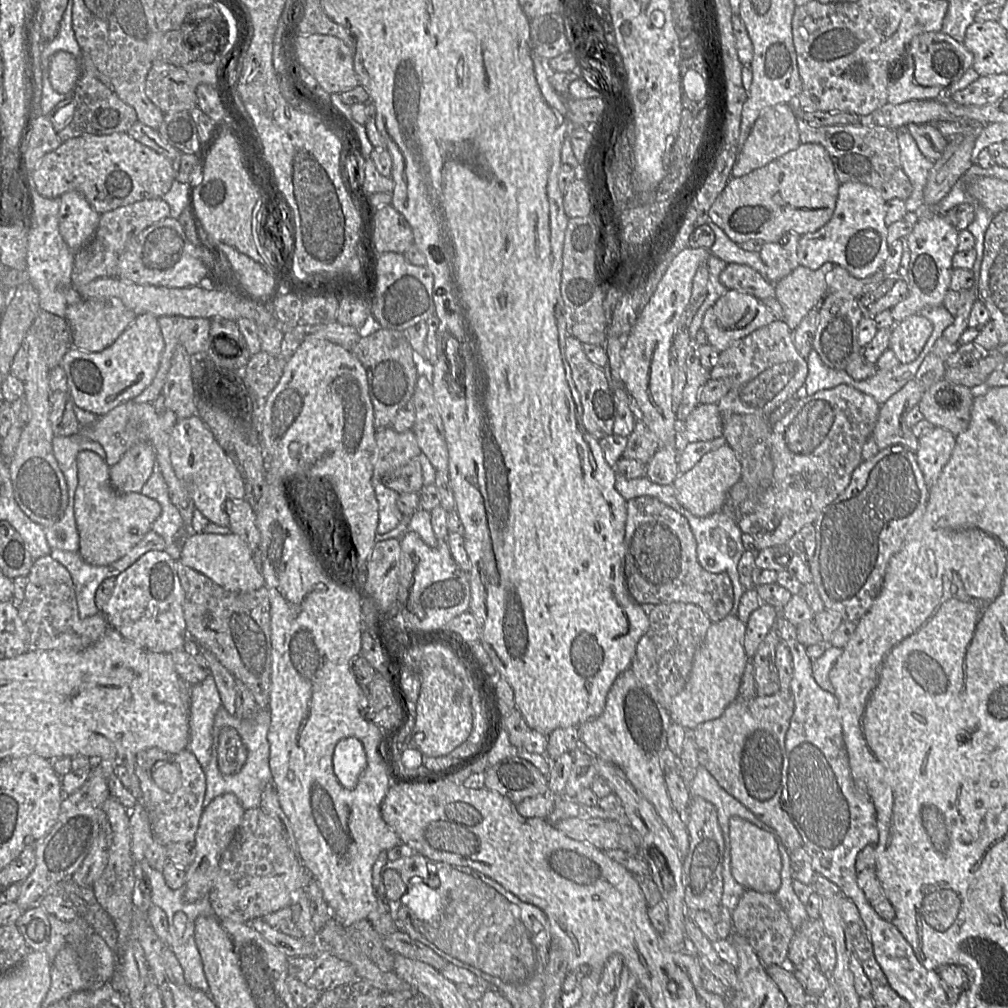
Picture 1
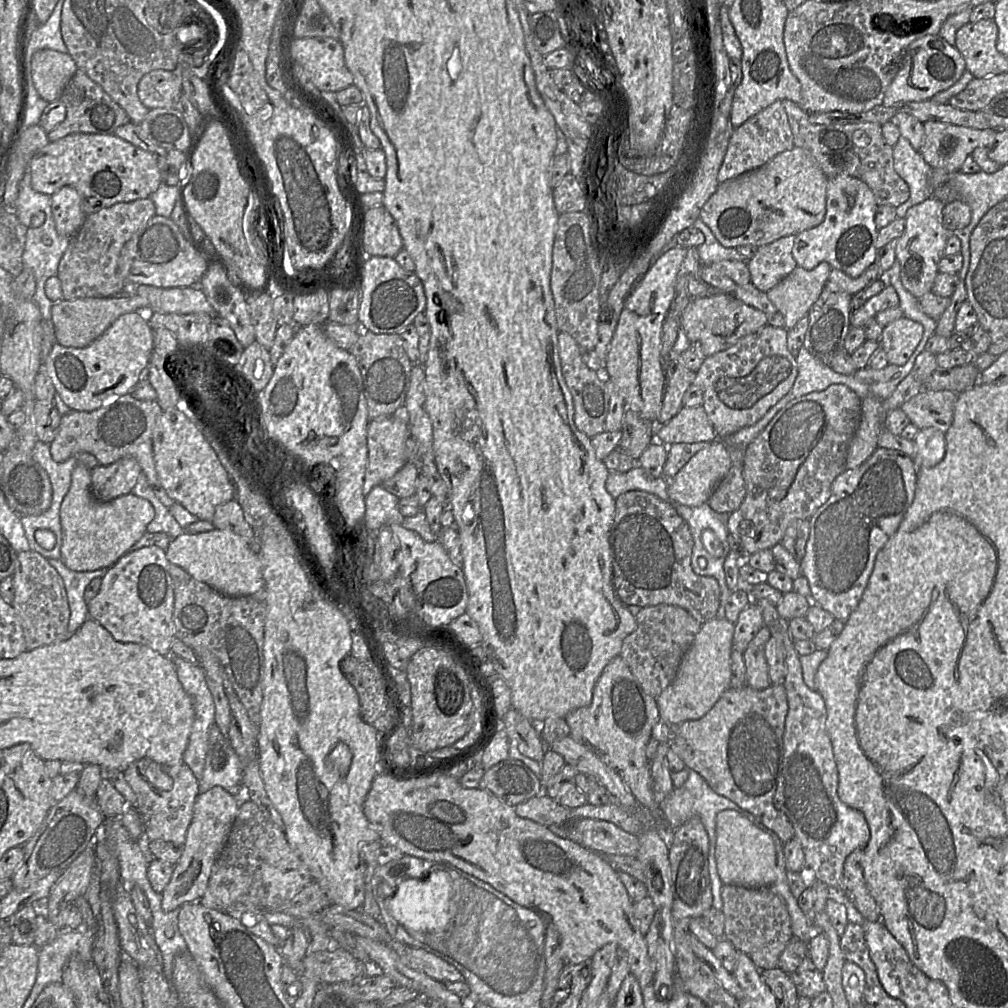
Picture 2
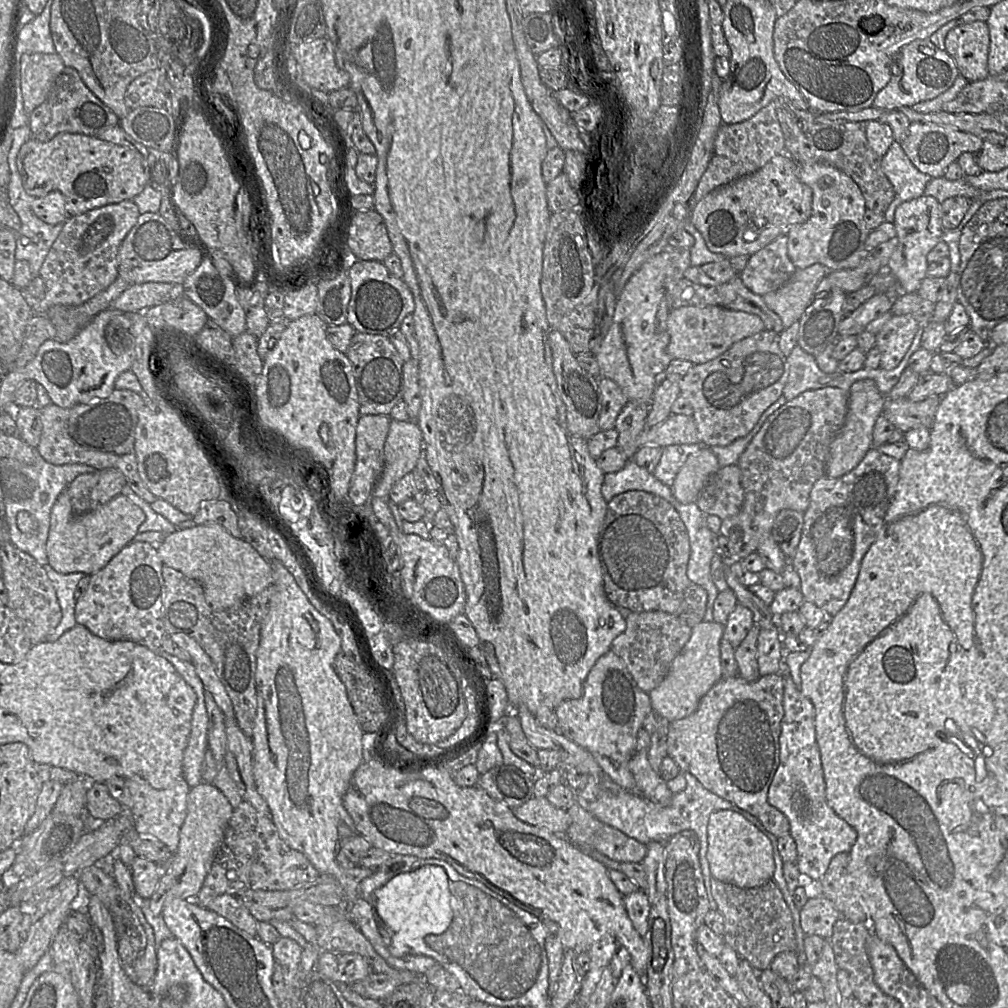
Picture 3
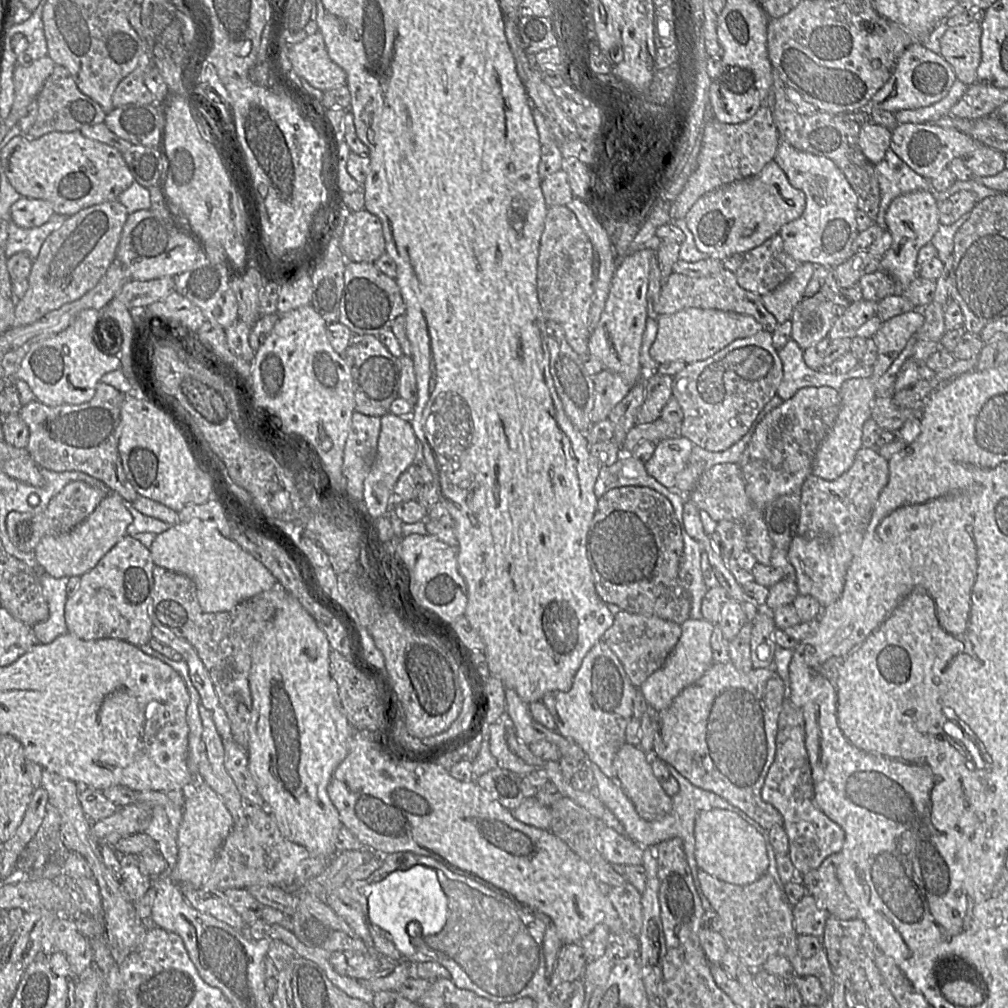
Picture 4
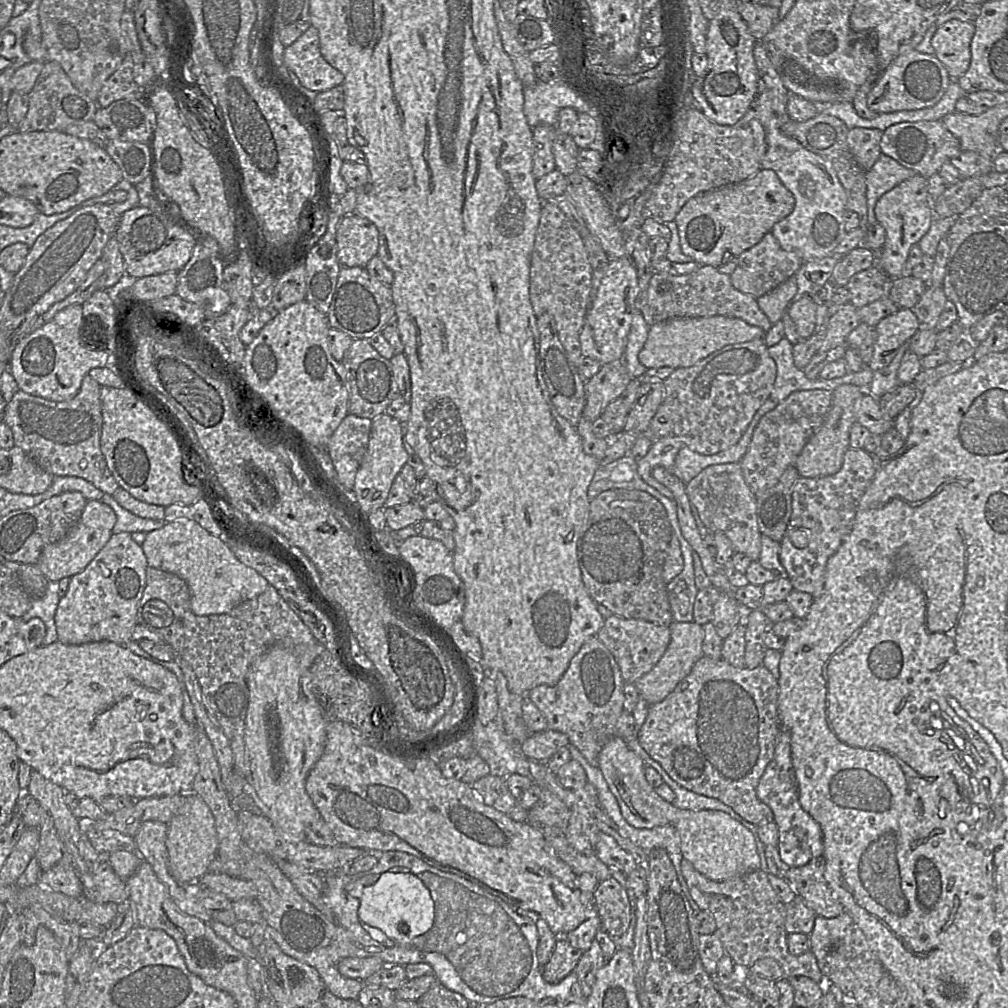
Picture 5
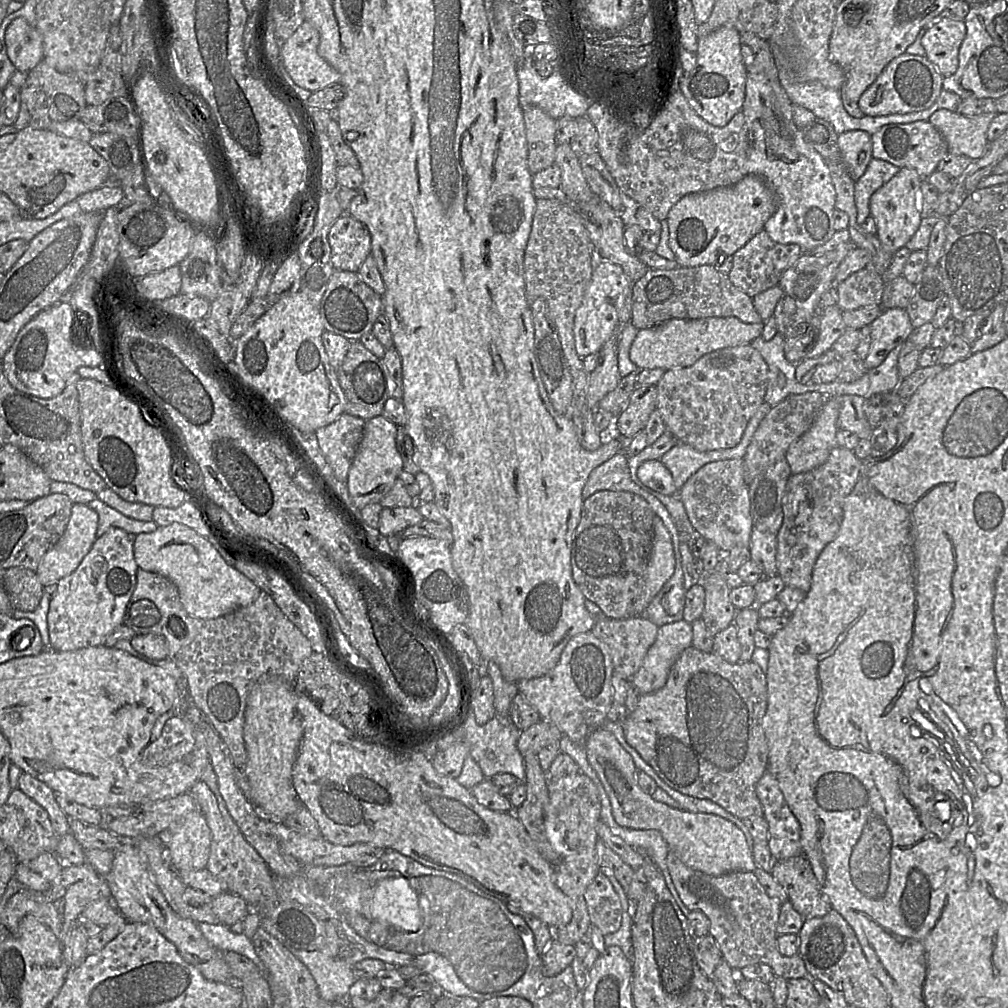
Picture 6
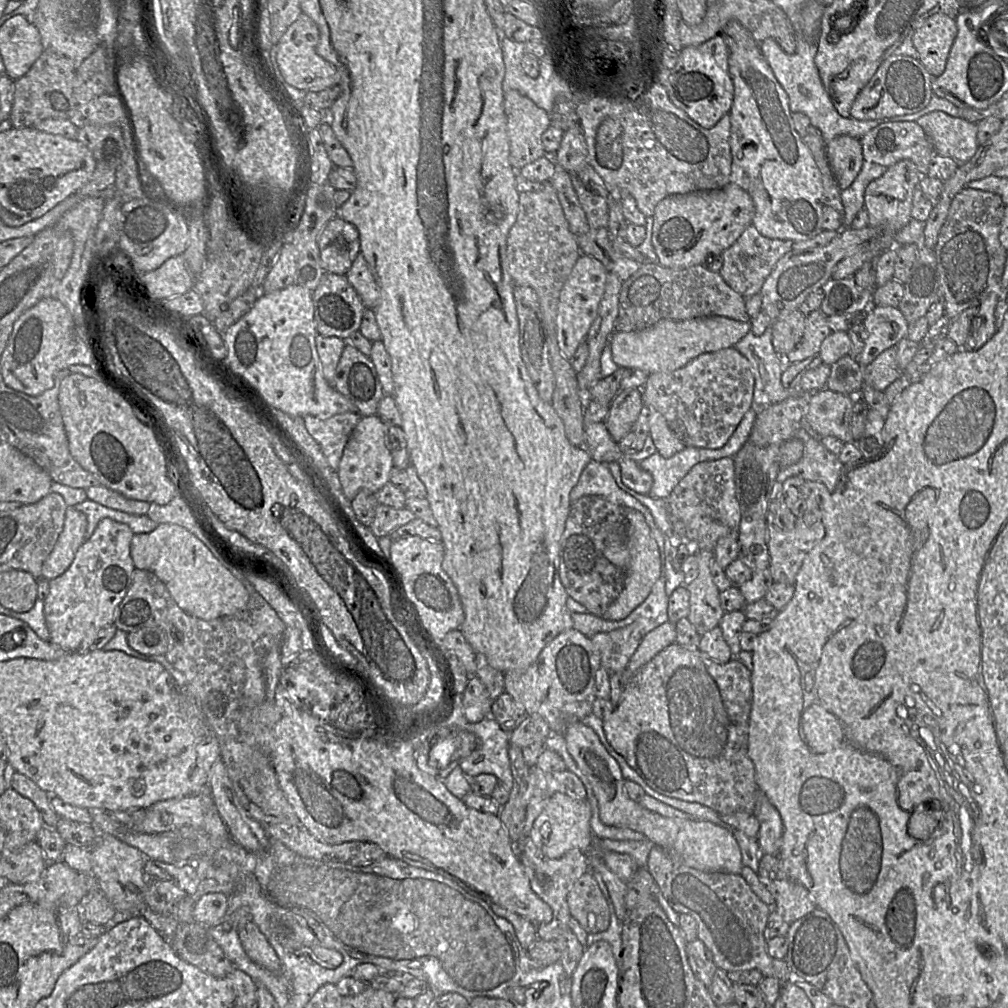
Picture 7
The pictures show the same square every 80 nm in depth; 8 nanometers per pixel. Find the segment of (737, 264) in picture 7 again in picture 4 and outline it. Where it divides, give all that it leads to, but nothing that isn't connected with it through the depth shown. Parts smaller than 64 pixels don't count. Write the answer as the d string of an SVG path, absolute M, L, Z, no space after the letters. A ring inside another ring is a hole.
M776 234L762 245L743 254L743 262L735 276L743 289L764 296L783 284L799 265L800 263L785 251L782 237Z

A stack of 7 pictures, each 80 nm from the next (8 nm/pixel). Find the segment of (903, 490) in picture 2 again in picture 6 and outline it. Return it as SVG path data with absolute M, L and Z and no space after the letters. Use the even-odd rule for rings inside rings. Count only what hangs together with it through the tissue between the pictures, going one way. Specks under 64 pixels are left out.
M835 447L824 464L808 472L792 474L788 479L782 502L784 521L776 535L777 574L786 586L798 588L804 593L809 591L814 565L822 550L836 538L839 532L844 514L844 502L858 481L861 466L862 460L854 454L853 450Z

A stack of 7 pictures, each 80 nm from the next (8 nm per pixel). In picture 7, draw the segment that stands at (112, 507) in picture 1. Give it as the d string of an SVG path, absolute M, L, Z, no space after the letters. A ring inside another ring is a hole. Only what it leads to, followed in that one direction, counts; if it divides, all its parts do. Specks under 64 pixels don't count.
M68 506L63 530L42 565L40 578L53 580L70 567L78 549L87 540L87 525L86 515L74 506Z

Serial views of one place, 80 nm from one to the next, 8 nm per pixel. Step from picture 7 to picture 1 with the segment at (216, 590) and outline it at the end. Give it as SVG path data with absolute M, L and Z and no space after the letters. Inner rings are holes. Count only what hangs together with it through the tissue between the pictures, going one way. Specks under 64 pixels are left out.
M193 533L181 547L179 561L205 575L213 582L232 592L252 592L264 586L262 573L257 569L253 552L246 543L233 533Z

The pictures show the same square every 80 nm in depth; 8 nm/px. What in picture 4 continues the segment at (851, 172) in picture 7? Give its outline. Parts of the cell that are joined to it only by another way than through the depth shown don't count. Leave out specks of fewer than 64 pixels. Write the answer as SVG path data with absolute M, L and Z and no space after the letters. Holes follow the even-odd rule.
M873 122L862 124L859 132L859 146L872 164L876 165L884 158L891 142L891 131Z

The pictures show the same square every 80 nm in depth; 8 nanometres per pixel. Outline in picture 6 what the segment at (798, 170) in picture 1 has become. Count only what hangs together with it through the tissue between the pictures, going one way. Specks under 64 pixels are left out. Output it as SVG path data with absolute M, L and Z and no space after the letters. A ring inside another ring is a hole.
M747 175L732 186L686 195L668 213L666 221L669 229L669 246L681 267L714 265L725 255L732 256L757 233L764 230L765 223L776 209L777 198L773 190L764 178L758 175Z

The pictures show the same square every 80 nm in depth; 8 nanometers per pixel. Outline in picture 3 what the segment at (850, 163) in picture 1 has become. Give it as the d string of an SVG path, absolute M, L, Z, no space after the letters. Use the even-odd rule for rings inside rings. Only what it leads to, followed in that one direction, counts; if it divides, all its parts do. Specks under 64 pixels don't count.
M778 97L772 103L784 135L786 148L784 153L788 153L799 164L824 163L841 170L857 183L868 210L884 213L888 209L896 194L882 170L882 157L868 144L866 137L868 122L822 124L816 121L816 112L800 110L785 97Z

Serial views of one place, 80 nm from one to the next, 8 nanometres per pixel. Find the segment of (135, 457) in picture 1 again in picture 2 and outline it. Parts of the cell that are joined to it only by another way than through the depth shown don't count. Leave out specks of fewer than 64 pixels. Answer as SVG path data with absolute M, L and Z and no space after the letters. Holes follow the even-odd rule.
M125 457L91 470L91 493L98 502L109 502L132 492L142 472L135 458Z

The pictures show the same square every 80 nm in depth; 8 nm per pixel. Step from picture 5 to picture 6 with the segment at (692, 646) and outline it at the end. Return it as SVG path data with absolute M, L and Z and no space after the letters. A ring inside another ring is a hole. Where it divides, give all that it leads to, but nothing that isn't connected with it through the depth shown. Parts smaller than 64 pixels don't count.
M684 620L659 627L655 642L649 648L639 670L629 679L640 695L661 689L672 665L692 644L692 625Z

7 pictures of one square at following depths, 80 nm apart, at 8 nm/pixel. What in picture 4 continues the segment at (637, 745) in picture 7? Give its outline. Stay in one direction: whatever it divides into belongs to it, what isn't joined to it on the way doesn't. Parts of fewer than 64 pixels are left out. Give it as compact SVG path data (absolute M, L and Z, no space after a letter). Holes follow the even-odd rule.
M714 662L700 679L684 688L668 708L658 713L653 753L694 786L722 797L762 828L783 827L783 817L761 798L761 789L775 759L778 720L786 696L787 687L773 668L744 672L732 663Z

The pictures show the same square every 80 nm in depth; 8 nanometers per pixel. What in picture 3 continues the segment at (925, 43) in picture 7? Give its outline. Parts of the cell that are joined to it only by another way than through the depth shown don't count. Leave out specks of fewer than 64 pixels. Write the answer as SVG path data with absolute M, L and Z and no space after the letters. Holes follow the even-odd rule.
M975 21L952 28L945 37L944 50L955 62L959 75L968 82L983 80L988 77L989 28L986 22Z

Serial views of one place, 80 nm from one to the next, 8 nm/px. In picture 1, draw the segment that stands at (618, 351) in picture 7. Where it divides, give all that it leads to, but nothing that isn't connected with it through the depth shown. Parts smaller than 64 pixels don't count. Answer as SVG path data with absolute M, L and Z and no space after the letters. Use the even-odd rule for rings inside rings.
M728 290L705 313L702 328L707 343L723 352L755 330L775 321L773 313L755 296L737 290Z

